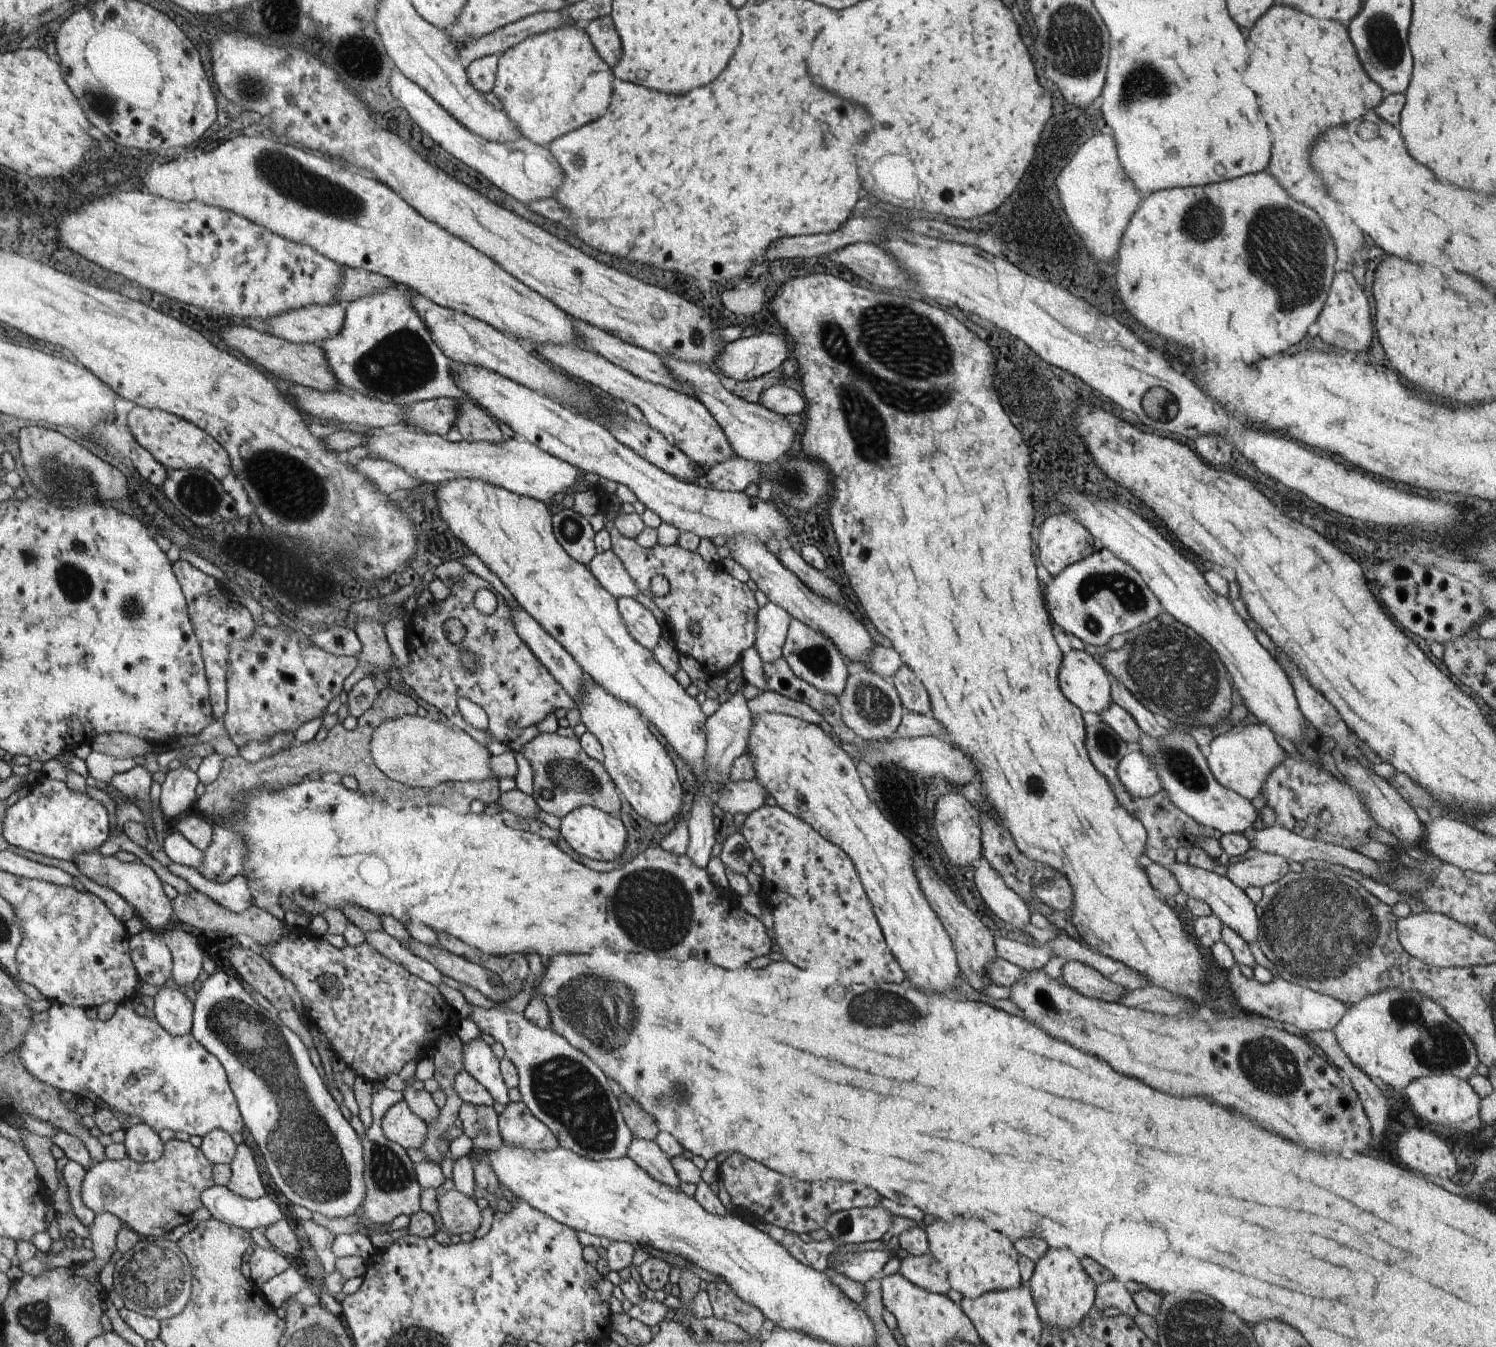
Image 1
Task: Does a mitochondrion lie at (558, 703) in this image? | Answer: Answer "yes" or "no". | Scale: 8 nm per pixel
no

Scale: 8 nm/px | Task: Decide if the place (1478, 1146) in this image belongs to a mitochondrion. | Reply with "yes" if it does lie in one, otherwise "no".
no

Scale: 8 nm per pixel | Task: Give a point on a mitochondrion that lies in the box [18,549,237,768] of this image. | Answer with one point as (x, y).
(76, 585)

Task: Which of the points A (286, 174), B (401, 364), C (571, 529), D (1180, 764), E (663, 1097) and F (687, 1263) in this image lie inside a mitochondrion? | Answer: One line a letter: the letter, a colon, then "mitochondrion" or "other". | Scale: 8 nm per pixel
A: mitochondrion
B: mitochondrion
C: mitochondrion
D: mitochondrion
E: mitochondrion
F: other

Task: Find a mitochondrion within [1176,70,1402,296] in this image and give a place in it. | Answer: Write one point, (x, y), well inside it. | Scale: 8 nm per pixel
(1204, 221)

